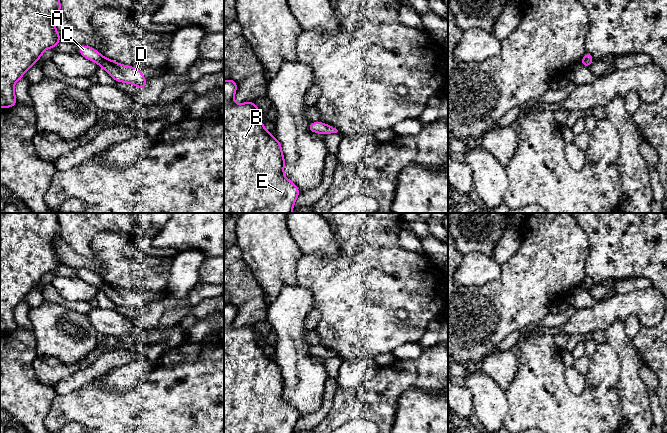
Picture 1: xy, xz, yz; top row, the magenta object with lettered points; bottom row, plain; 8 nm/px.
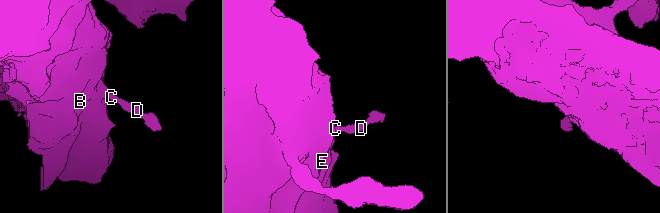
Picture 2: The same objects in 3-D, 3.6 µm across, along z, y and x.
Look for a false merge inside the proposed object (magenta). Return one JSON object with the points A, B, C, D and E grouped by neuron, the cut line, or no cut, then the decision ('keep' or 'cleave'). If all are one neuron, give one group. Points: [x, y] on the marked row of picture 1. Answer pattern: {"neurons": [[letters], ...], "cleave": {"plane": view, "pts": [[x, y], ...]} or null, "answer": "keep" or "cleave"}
{"neurons": [["A", "B", "C", "D", "E"]], "cleave": null, "answer": "keep"}

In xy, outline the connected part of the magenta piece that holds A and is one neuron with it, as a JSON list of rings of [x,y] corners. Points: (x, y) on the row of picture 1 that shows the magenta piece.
[[[0,0],[0,108],[17,104],[15,83],[46,49],[56,48],[61,41],[54,25],[60,10],[60,0]]]

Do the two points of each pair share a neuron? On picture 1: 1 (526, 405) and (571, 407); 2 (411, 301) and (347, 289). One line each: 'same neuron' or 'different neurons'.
1: same neuron
2: same neuron

